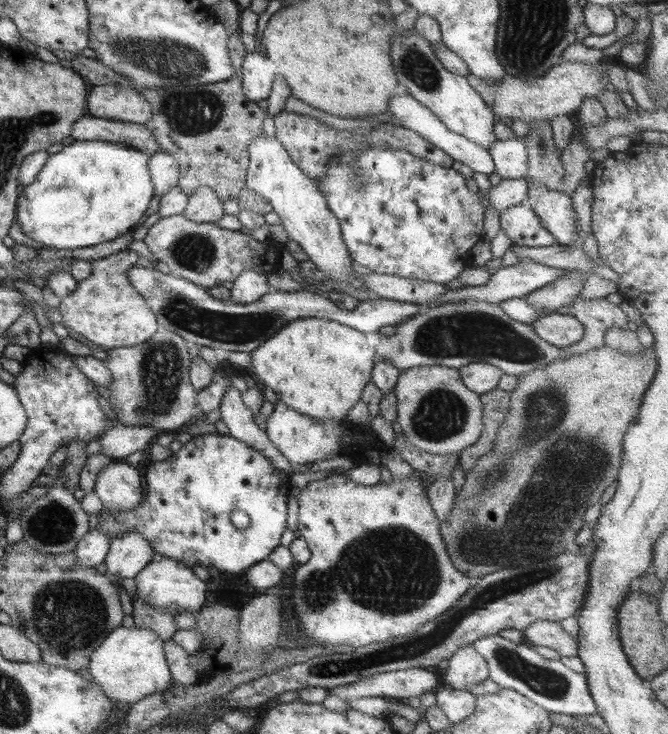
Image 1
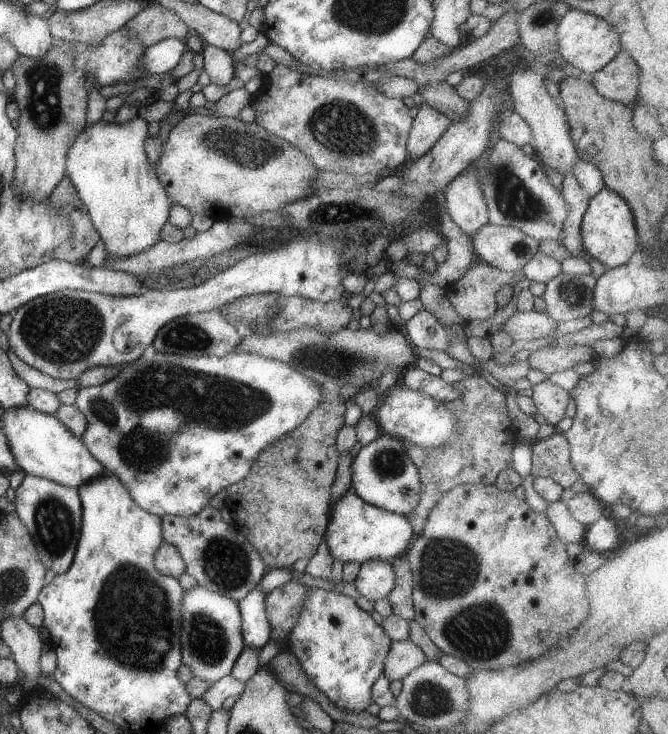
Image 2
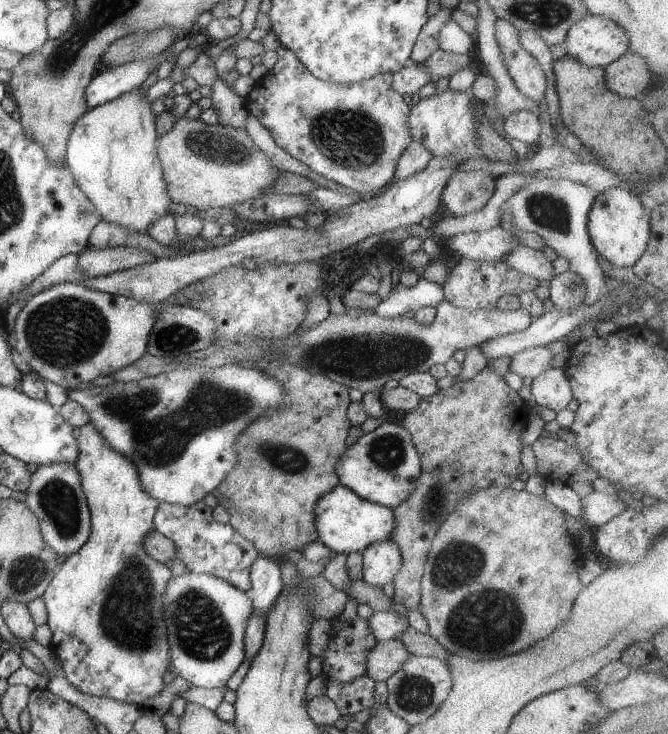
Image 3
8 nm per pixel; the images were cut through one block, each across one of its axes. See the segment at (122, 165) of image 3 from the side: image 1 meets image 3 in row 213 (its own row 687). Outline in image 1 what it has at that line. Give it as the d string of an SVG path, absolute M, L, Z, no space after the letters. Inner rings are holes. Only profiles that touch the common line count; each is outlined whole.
M138 626L114 628L90 654L89 672L104 694L116 704L130 704L142 700L148 694L167 690L173 682L171 672L165 659L164 640L148 628Z

